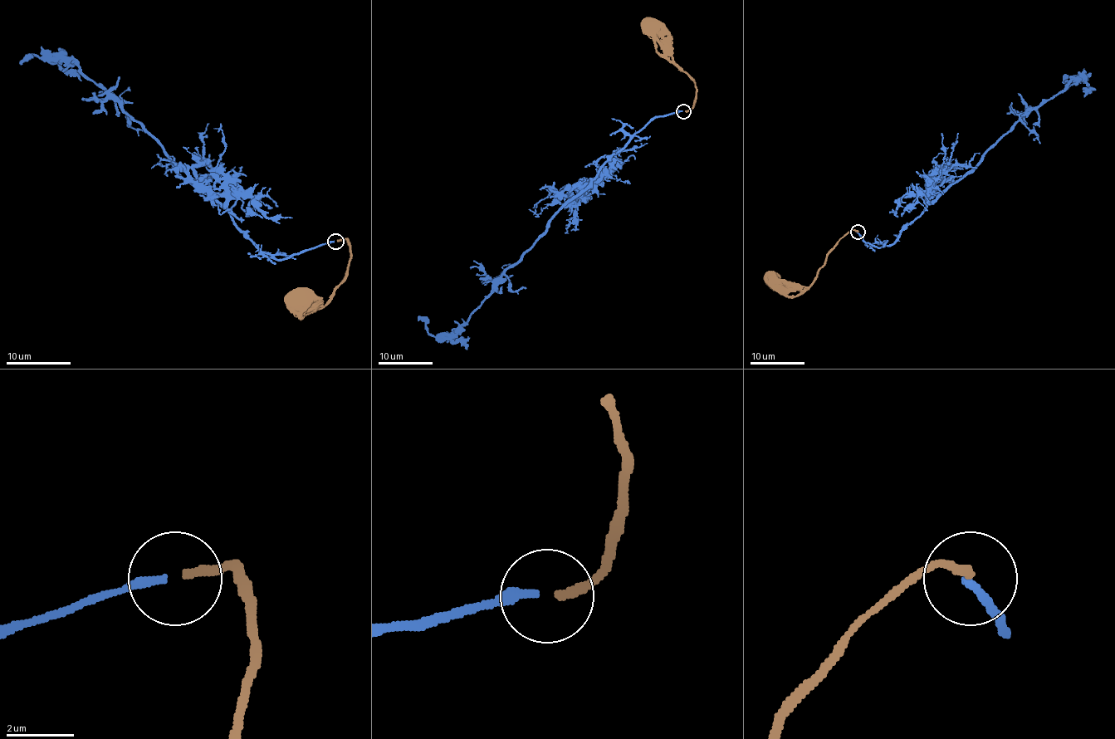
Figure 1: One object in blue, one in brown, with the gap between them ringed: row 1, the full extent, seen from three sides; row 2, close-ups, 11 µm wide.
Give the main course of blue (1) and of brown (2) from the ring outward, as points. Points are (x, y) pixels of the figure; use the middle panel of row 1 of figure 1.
1: (682, 111), (649, 119), (550, 220), (540, 239), (500, 277), (496, 289), (451, 333), (432, 335), (418, 315)
2: (685, 111), (692, 104), (696, 85), (675, 62), (662, 39), (652, 28)

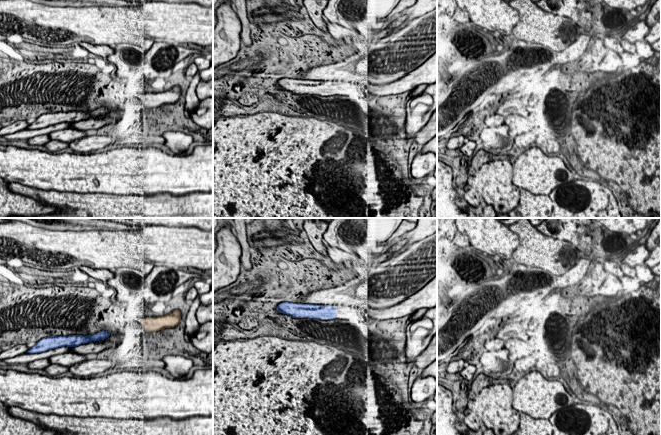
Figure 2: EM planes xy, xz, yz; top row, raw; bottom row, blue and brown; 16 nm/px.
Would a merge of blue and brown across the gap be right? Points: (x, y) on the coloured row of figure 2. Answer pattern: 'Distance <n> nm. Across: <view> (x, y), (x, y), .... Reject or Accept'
Distance 550 nm. Across: xy (109, 334), (143, 327). Accept

